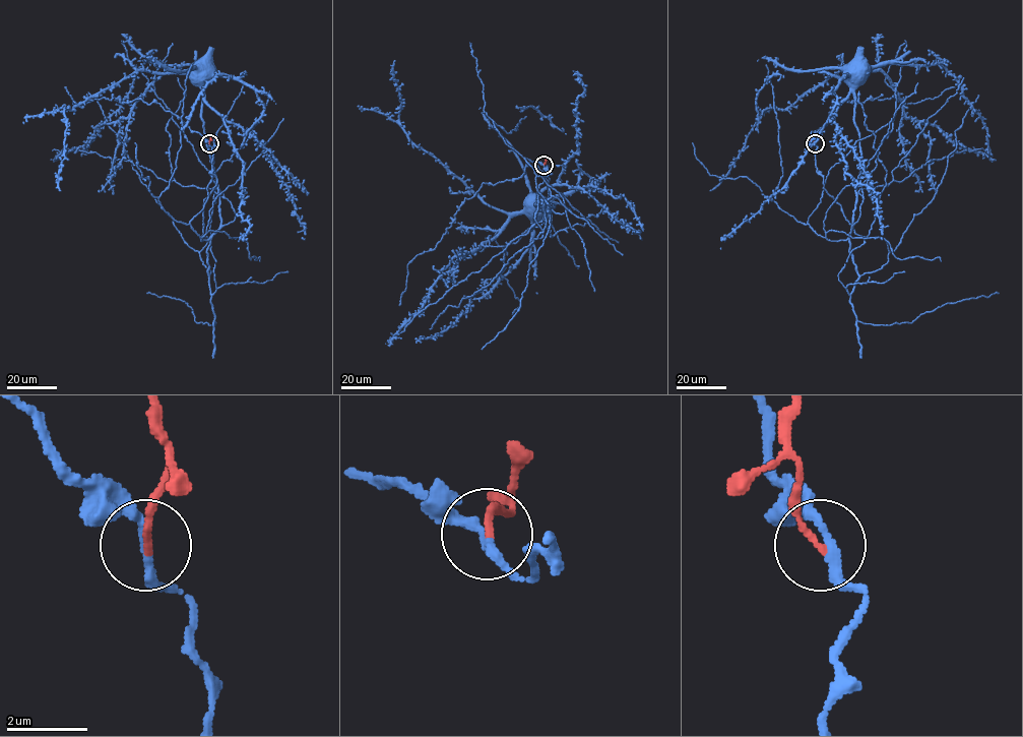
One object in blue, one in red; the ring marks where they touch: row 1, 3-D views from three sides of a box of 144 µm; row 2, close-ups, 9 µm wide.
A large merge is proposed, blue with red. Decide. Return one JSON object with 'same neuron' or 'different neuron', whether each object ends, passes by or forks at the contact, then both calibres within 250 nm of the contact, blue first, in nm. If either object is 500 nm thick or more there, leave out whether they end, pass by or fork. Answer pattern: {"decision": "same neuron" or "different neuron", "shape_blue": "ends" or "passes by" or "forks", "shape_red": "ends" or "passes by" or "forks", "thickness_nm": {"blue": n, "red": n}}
{"decision": "different neuron", "shape_blue": "passes by", "shape_red": "ends", "thickness_nm": {"blue": 240, "red": 150}}

